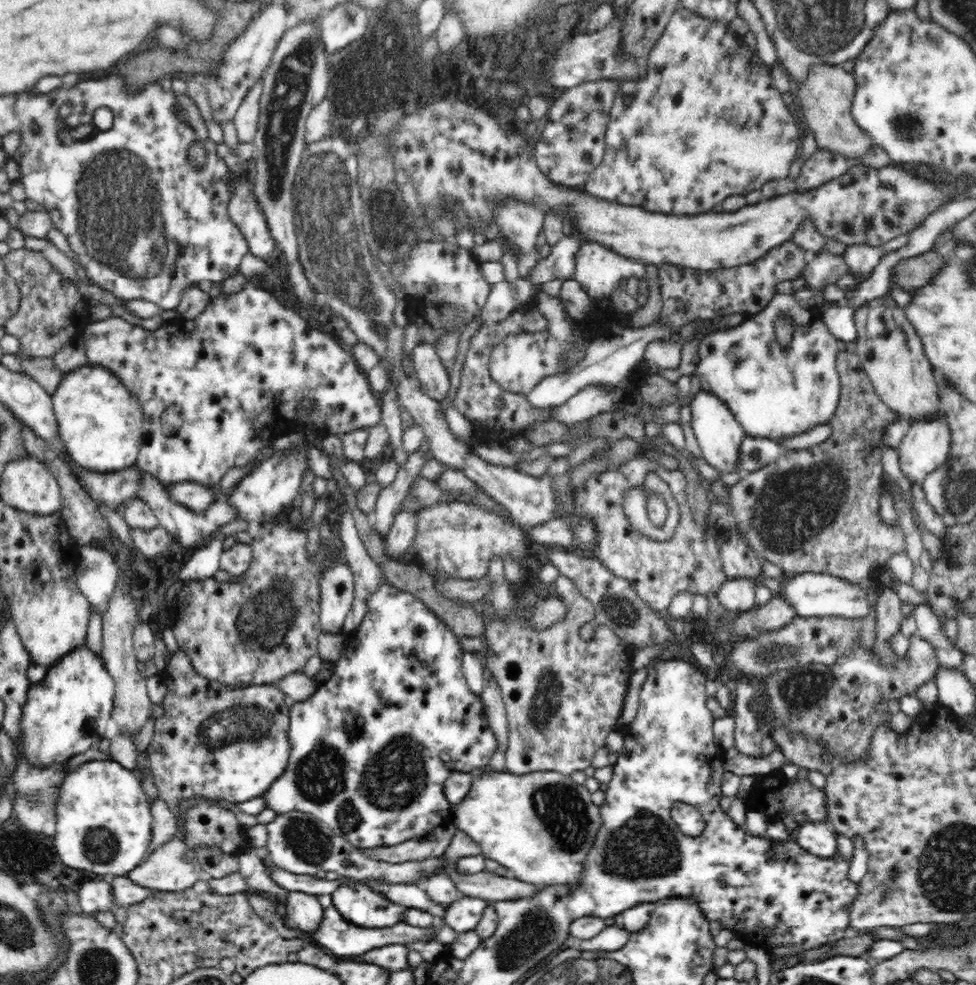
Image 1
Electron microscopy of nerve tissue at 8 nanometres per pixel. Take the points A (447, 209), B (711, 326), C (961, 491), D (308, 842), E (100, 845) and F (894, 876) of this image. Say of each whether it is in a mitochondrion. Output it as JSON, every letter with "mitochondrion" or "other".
{"A":"mitochondrion","B":"other","C":"mitochondrion","D":"mitochondrion","E":"mitochondrion","F":"mitochondrion"}

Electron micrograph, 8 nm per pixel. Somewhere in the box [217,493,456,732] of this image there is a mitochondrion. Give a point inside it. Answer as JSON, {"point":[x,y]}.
{"point":[268,618]}

